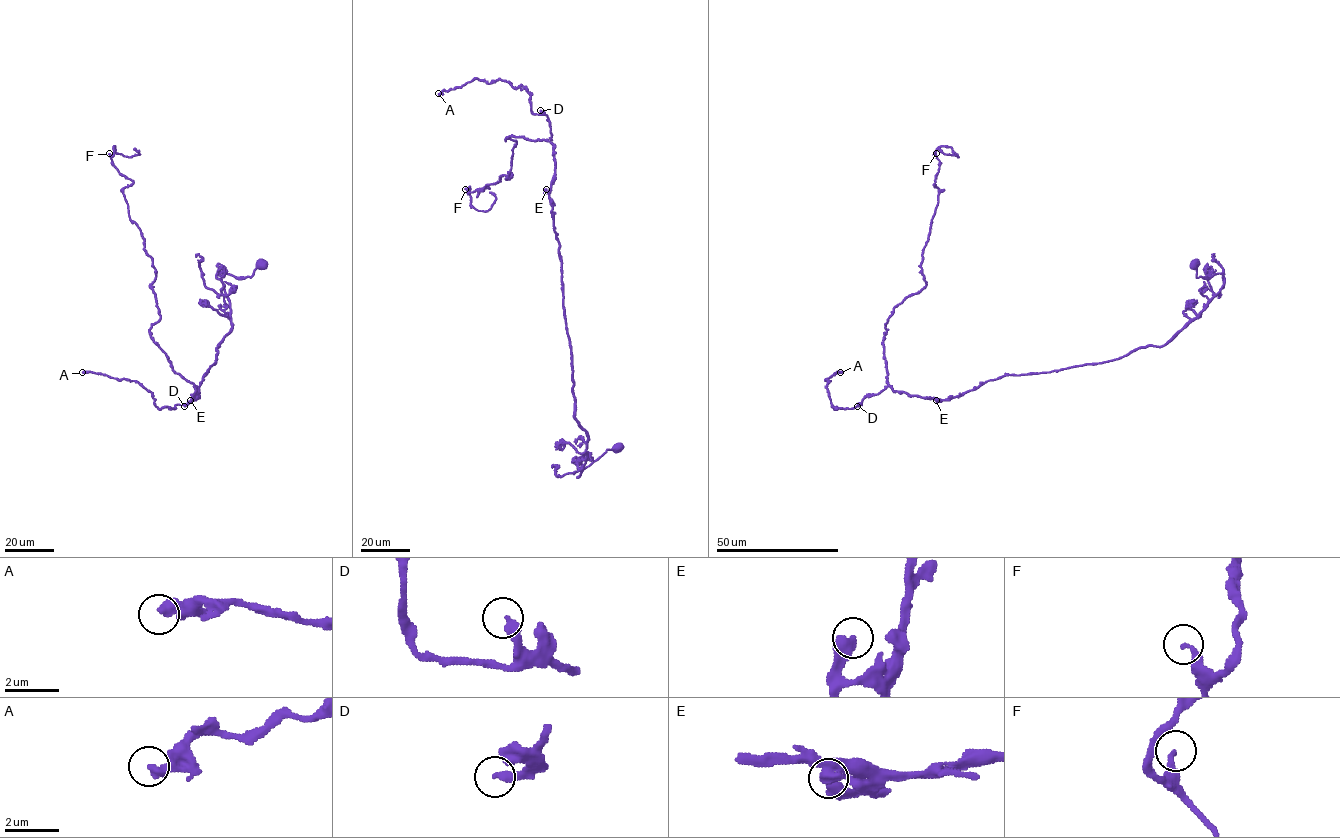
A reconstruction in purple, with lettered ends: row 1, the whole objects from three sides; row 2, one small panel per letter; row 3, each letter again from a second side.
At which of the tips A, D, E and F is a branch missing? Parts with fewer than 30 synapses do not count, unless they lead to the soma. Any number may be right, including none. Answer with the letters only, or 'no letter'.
no letter

